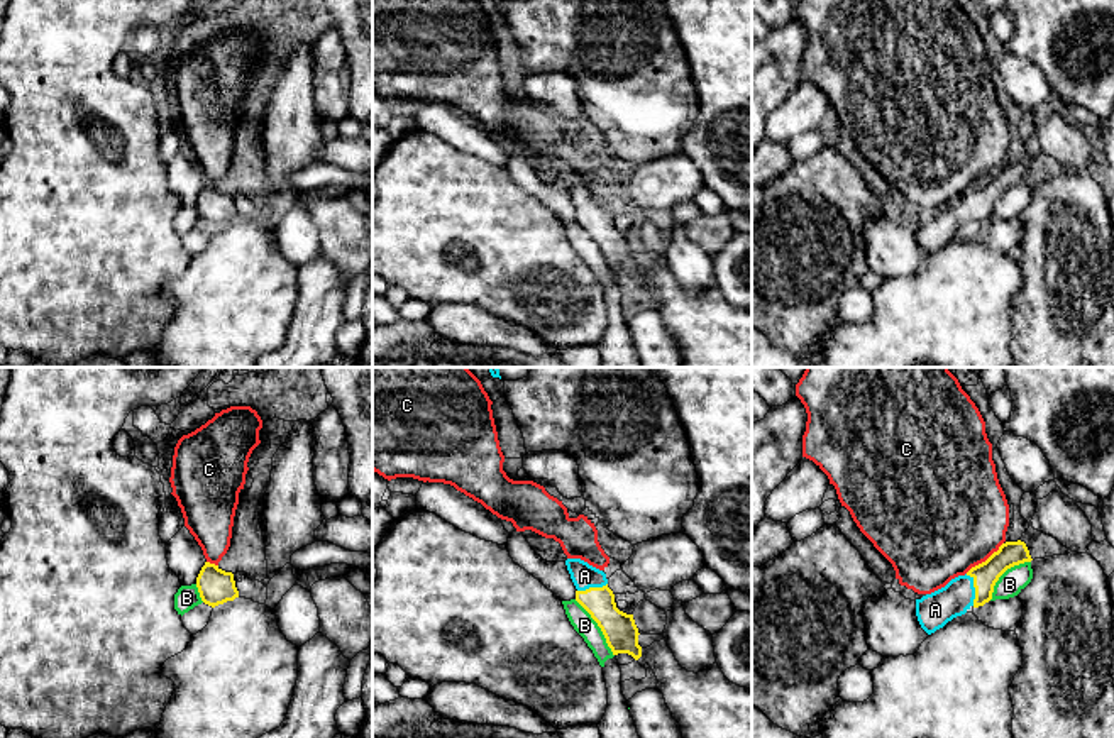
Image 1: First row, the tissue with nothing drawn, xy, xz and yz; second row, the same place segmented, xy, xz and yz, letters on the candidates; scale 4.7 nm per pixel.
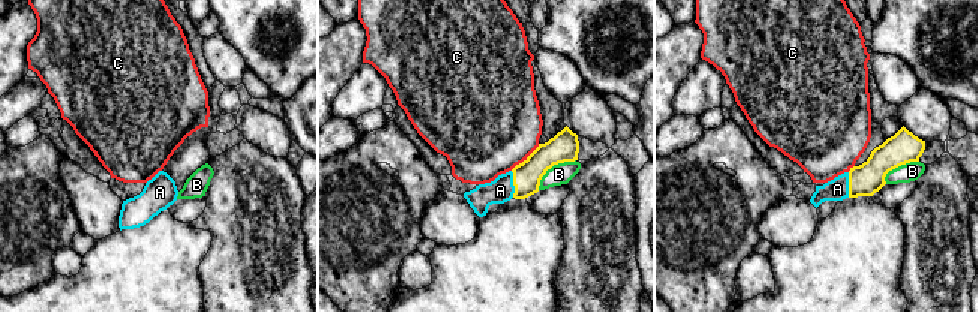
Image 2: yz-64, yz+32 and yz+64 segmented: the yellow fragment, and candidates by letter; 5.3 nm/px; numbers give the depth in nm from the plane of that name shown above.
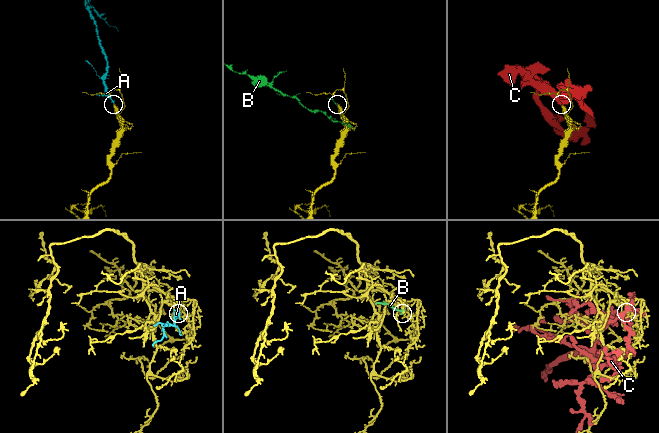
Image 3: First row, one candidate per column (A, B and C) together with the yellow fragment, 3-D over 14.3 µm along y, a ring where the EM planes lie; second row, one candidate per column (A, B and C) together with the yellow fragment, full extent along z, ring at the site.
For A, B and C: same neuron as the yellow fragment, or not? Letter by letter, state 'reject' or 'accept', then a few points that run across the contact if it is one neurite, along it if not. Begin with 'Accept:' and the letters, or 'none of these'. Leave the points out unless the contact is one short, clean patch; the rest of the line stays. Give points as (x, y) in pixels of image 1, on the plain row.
Accept: A
A: accept; line yz (1009, 175), (976, 210), (962, 212), (935, 231)
B: reject
C: reject; line yz (1003, 163), (984, 181), (965, 193)

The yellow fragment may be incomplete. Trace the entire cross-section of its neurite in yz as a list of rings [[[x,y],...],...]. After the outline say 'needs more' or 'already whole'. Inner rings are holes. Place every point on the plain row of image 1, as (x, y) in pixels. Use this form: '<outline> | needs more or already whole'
[[[1024,162],[1002,164],[997,173],[965,196],[958,196],[945,208],[916,220],[916,237],[921,249],[931,256],[953,239],[965,235],[972,227],[984,227],[992,220],[994,207],[1007,190],[1031,181]]] | needs more

